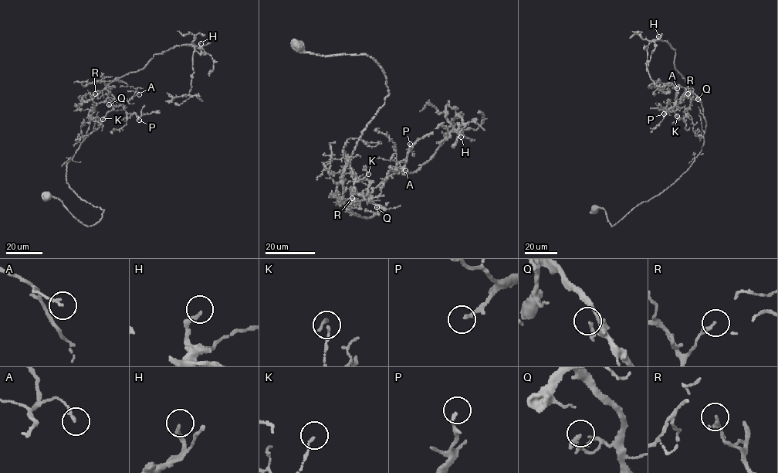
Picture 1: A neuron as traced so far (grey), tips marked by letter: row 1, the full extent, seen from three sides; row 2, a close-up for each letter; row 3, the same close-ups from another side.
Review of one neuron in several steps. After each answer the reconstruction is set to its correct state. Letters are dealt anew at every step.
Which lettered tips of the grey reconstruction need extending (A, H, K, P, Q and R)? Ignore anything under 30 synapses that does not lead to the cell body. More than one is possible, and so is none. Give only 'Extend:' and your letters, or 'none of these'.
Extend: P

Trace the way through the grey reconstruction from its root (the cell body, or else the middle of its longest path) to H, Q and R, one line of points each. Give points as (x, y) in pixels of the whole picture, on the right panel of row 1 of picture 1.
H: (593, 208), (613, 226), (701, 151), (701, 103), (676, 69), (675, 49), (653, 41), (658, 36)
Q: (593, 208), (603, 208), (613, 226), (638, 205), (661, 193), (687, 170), (704, 141), (706, 122), (698, 99)
R: (593, 208), (603, 208), (613, 226), (688, 168), (706, 124), (699, 98), (688, 93)

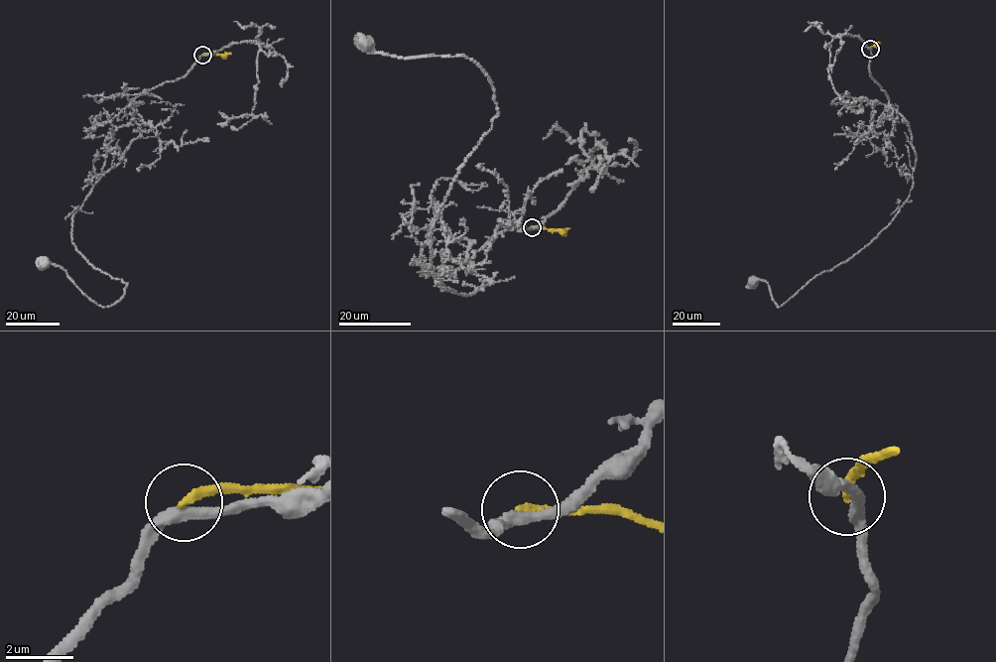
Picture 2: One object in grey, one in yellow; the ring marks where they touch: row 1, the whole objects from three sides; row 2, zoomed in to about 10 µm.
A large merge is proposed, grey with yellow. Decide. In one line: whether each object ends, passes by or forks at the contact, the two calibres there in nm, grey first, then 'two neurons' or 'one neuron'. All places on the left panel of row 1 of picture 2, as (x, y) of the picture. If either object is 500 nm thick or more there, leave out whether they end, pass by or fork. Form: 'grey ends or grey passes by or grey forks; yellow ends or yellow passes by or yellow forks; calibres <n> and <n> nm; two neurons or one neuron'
grey passes by; yellow ends; calibres 340 and 240 nm; two neurons

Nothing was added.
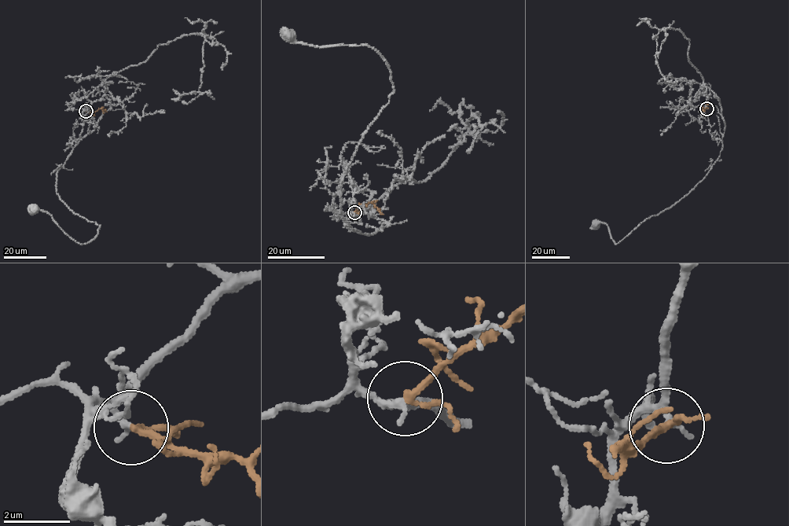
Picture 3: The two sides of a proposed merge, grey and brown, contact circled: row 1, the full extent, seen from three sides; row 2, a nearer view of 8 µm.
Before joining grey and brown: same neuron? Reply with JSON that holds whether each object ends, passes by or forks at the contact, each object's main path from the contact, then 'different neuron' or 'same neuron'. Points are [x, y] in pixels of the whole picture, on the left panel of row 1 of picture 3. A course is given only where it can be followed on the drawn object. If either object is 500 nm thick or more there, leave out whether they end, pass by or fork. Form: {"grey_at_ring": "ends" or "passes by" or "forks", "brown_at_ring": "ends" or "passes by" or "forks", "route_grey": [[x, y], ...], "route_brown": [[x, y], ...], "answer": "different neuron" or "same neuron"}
{"grey_at_ring": "passes by", "brown_at_ring": "passes by", "route_grey": [[86, 111], [104, 95], [110, 102], [58, 170], [56, 191], [99, 225], [97, 234], [78, 244], [34, 208]], "route_brown": [[86, 111], [93, 113], [102, 108], [107, 112]], "answer": "same neuron"}

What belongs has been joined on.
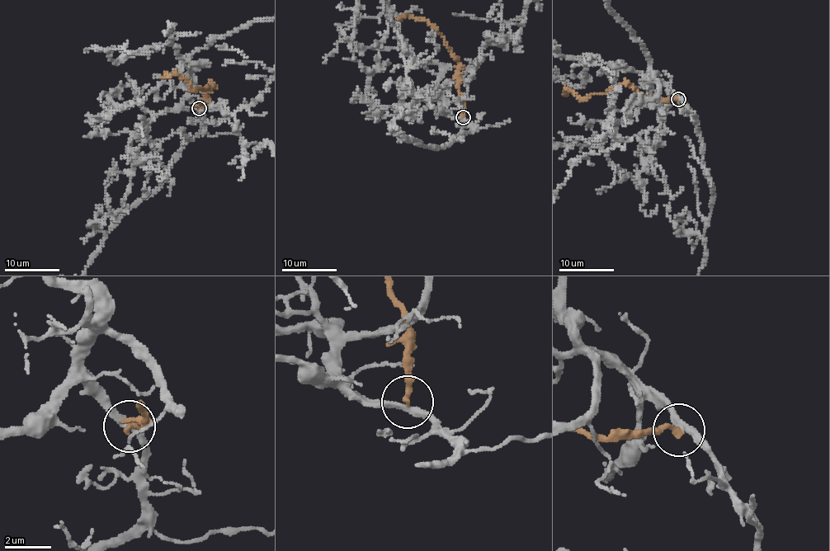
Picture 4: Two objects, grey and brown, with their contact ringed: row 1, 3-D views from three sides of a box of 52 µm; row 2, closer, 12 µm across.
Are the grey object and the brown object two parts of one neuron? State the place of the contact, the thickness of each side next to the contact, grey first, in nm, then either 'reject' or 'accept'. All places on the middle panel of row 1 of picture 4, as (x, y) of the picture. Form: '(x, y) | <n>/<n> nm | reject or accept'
(463, 117) | 280/240 nm | reject

